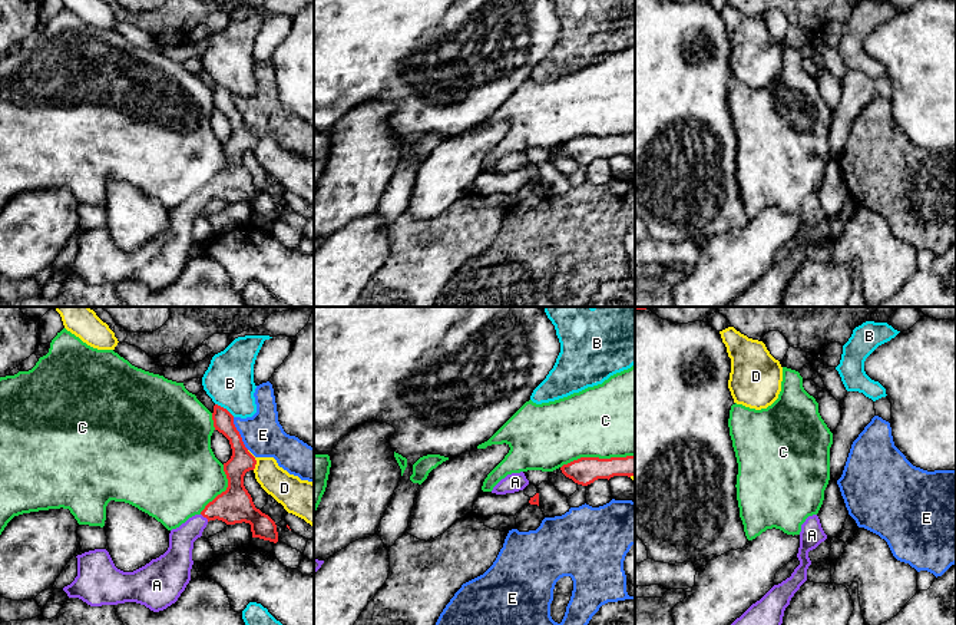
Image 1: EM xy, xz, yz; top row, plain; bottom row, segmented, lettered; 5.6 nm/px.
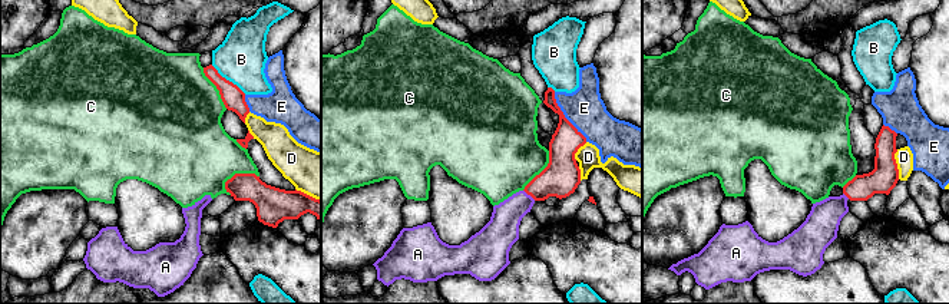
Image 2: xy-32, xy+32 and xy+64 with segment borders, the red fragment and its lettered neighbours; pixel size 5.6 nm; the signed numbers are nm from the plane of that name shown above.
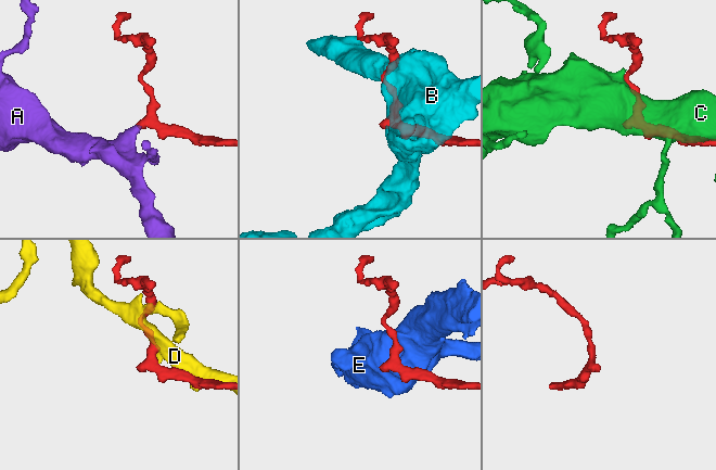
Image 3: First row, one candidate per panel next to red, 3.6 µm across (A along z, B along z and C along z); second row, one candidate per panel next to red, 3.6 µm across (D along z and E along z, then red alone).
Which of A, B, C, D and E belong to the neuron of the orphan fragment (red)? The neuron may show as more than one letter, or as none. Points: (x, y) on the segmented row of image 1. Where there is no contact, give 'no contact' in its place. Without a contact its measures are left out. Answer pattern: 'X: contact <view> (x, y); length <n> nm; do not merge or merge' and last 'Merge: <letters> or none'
A: contact xy (205, 516); length 60 nm; merge
B: contact xy (225, 409); length 130 nm; do not merge
C: contact xz (596, 457); length 420 nm; do not merge
D: contact xy (255, 460); length 120 nm; do not merge
E: contact xy (238, 433); length 200 nm; do not merge
Merge: A

